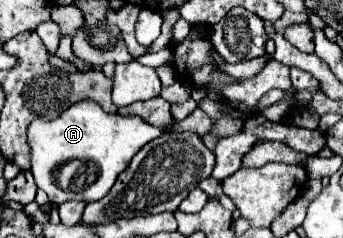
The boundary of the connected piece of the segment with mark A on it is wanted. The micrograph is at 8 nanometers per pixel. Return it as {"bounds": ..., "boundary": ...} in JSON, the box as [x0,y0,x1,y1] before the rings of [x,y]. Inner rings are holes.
{"bounds":[27,99,163,205],"boundary":[[[83,99],[75,105],[71,105],[69,109],[65,109],[57,119],[51,119],[51,121],[35,119],[33,125],[29,125],[27,143],[31,147],[31,171],[33,171],[35,183],[39,189],[43,189],[49,195],[53,205],[61,205],[69,199],[87,201],[87,203],[97,201],[109,193],[115,179],[119,177],[121,171],[125,171],[125,167],[133,159],[133,155],[145,143],[153,141],[161,133],[163,133],[163,129],[149,125],[139,117],[123,117],[119,113],[111,115],[111,113],[105,113],[103,109],[99,109],[99,105],[95,101]],[[71,159],[79,159],[87,167],[83,171],[83,189],[79,189],[77,193],[63,191],[55,183],[55,171]]]}

